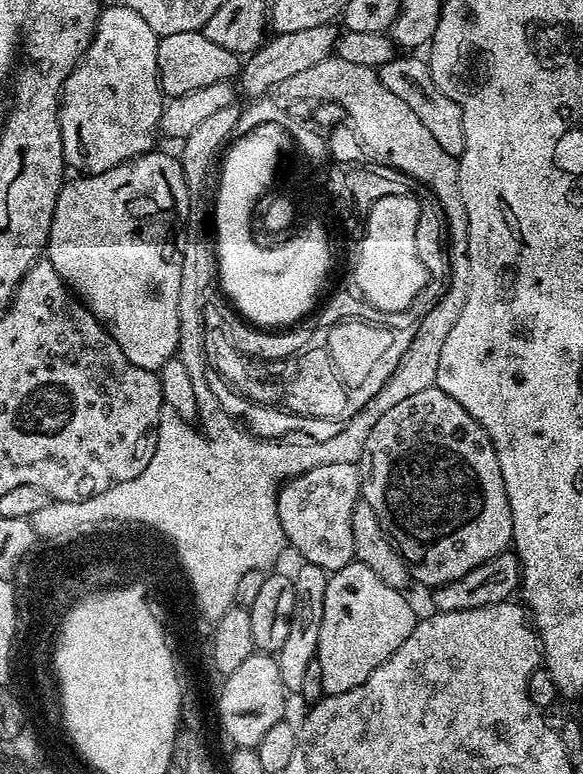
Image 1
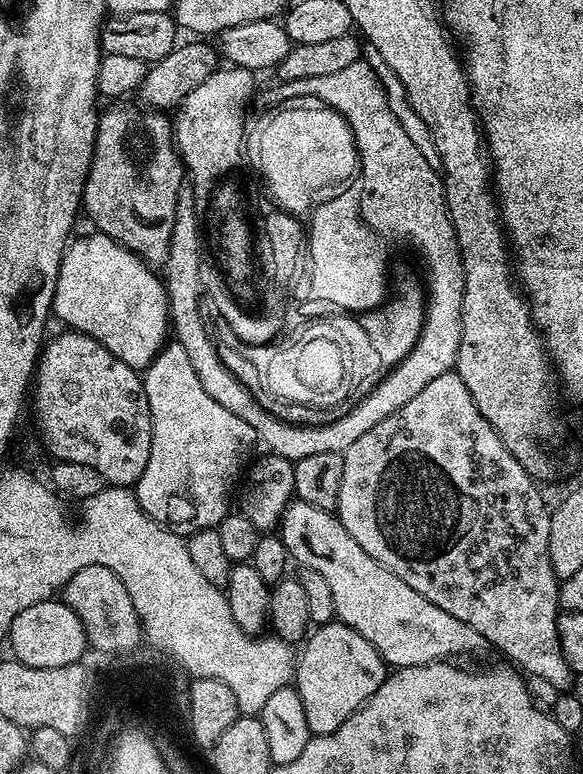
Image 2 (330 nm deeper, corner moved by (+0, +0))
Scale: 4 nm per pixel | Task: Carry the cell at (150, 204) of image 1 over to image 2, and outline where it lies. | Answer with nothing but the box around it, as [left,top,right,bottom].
[52,234,170,370]

